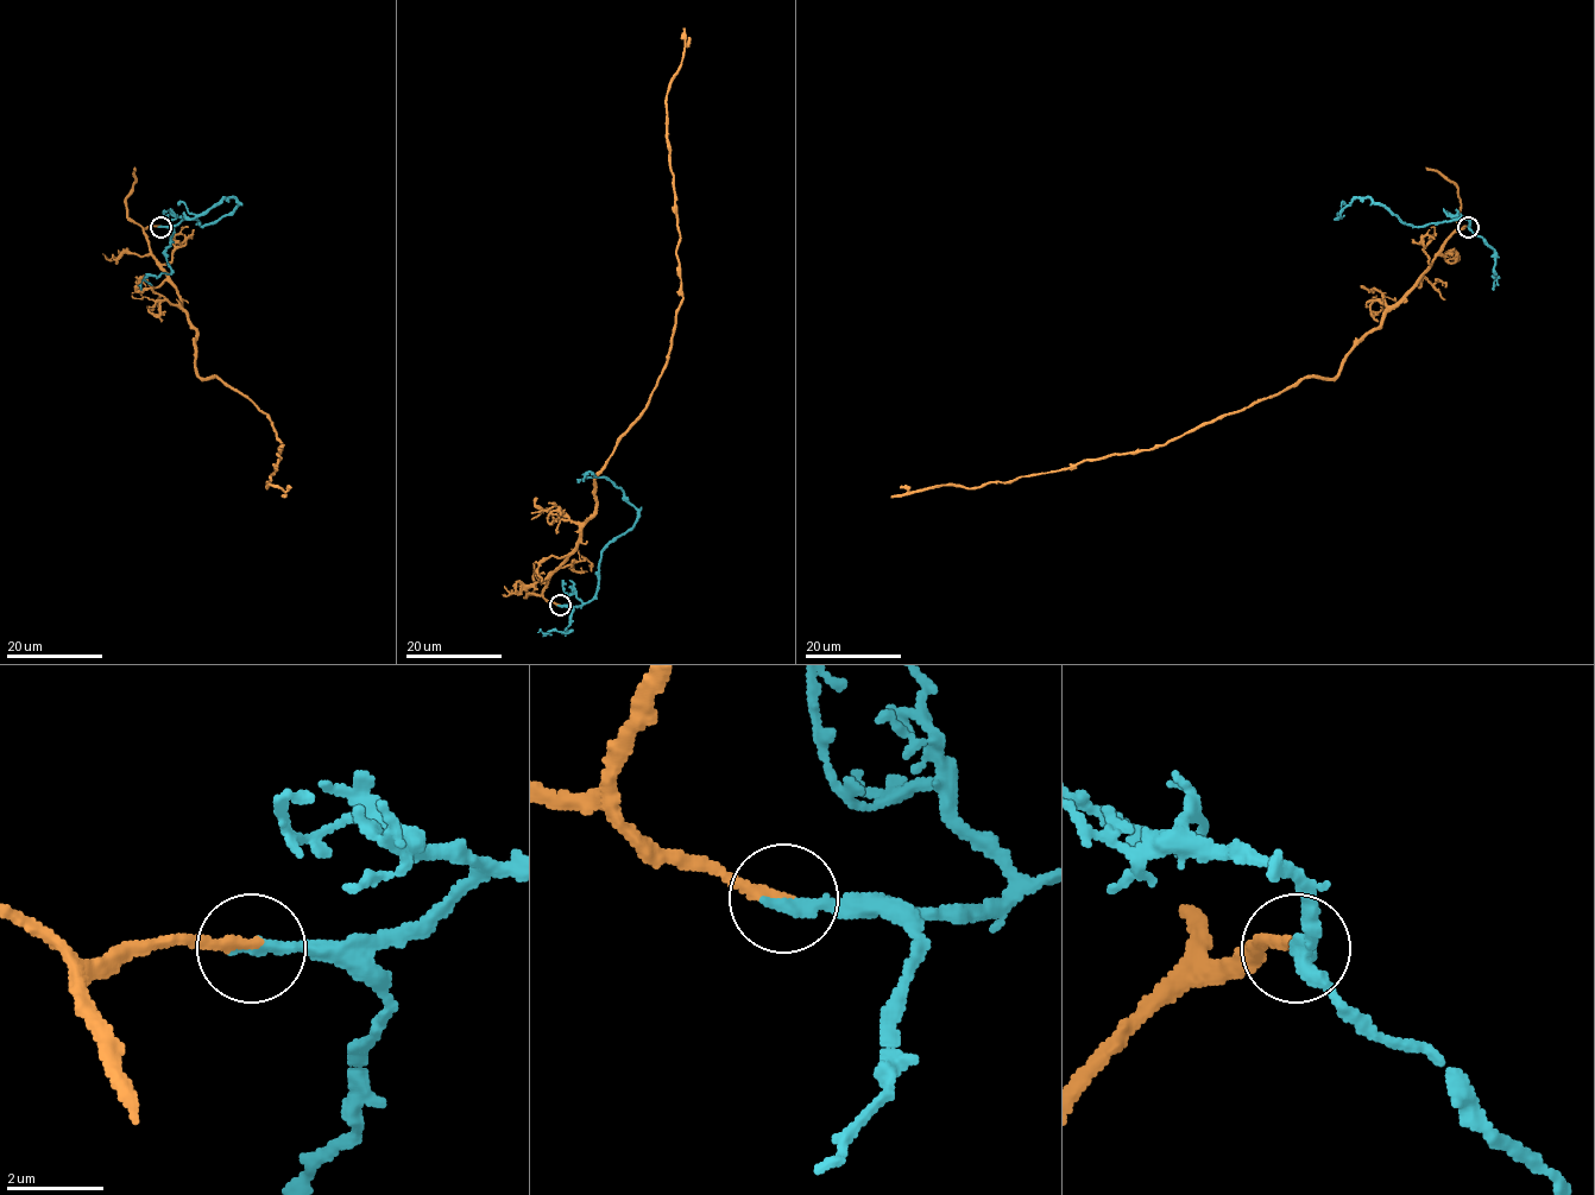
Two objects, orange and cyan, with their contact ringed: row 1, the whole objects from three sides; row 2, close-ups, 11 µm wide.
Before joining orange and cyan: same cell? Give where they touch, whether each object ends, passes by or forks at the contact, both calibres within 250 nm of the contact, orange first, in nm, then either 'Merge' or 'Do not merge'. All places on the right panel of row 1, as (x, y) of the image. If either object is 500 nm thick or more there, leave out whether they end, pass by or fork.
Place: (1468, 227). At the ring orange ends. At the ring cyan ends. Thickness 200 nm (orange) against 280 nm. Merge

